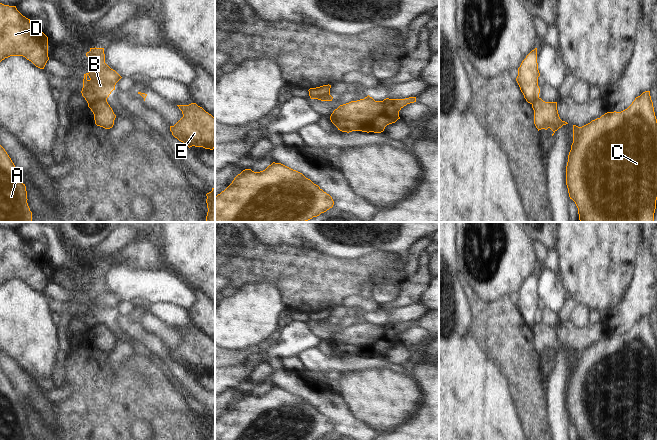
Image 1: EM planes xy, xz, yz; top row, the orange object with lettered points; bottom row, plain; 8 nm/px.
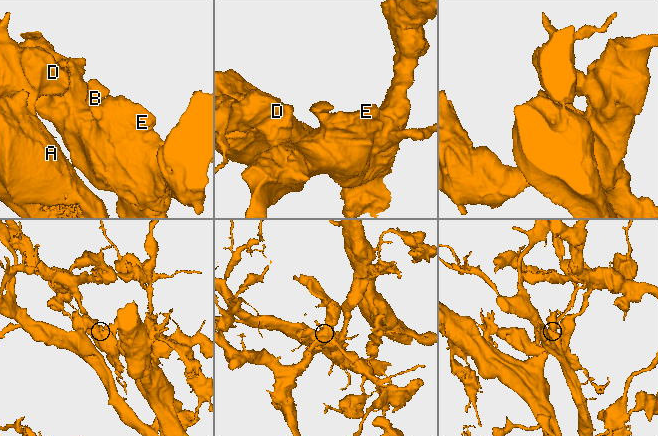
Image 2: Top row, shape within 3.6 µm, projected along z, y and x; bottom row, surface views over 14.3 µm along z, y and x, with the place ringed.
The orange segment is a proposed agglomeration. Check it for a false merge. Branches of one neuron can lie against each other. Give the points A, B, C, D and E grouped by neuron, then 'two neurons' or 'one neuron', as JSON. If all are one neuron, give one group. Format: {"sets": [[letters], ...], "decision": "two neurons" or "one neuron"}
{"sets": [["A", "C", "D", "E"], ["B"]], "decision": "two neurons"}

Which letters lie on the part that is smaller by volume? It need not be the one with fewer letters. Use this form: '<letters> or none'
B

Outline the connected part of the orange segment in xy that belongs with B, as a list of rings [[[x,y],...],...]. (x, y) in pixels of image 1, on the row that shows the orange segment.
[[[90,48],[86,53],[89,72],[84,74],[82,96],[88,104],[107,99],[122,78],[105,63],[104,48]]]

